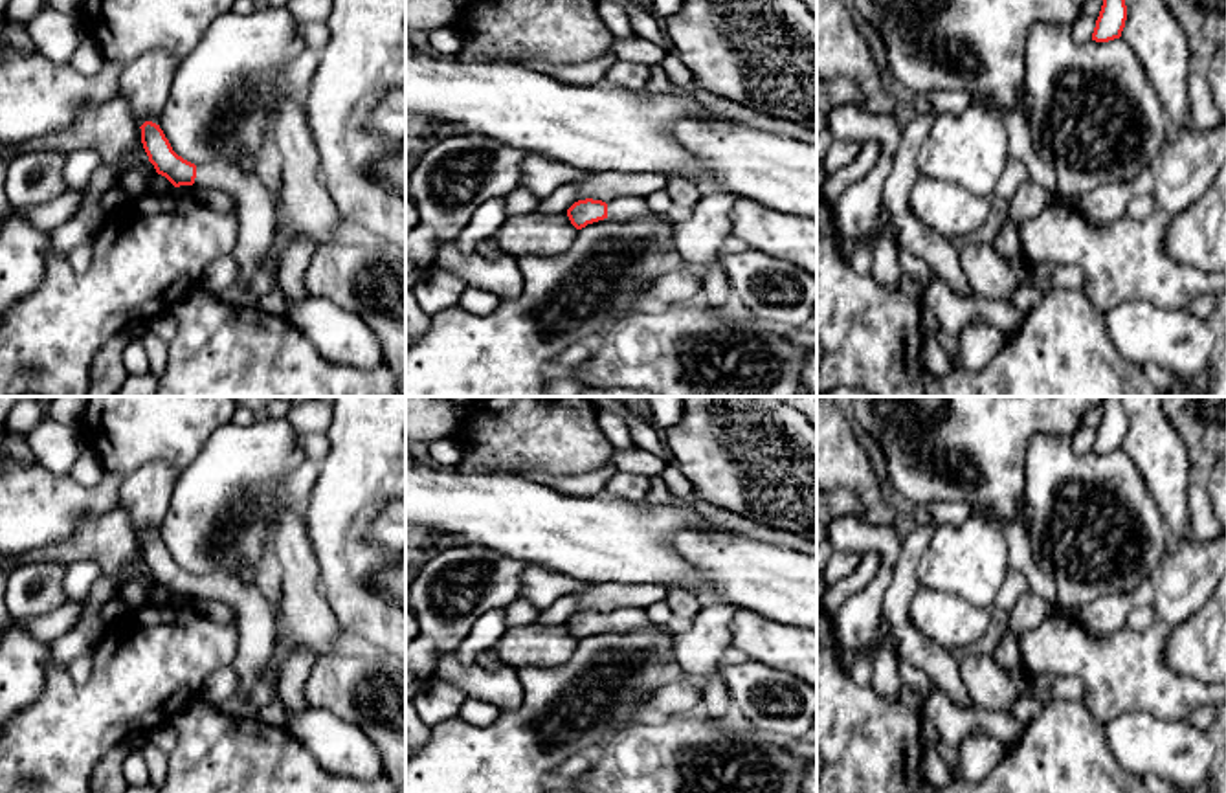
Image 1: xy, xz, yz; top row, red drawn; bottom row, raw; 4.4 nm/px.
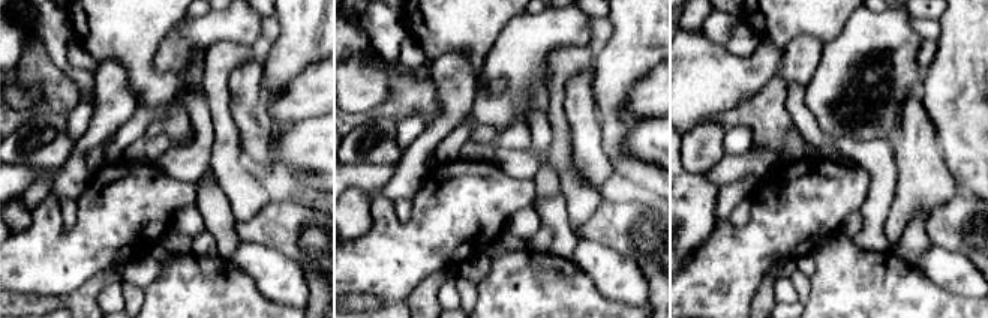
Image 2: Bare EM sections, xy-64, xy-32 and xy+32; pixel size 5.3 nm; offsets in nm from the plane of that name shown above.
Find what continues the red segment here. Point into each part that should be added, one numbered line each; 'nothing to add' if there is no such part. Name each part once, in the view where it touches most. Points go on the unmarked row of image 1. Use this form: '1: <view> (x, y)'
1: xy (256, 623)

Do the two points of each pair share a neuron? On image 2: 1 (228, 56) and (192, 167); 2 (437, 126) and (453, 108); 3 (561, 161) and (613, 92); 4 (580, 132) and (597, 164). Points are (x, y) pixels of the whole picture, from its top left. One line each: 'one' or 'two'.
1: two
2: one
3: two
4: one

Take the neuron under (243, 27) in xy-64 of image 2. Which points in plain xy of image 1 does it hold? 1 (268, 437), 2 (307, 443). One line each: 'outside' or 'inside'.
1: inside
2: outside

